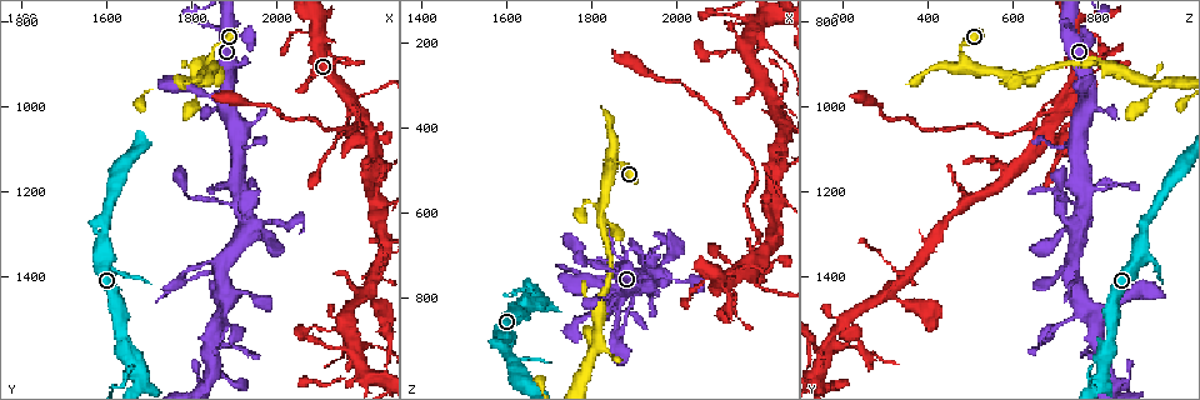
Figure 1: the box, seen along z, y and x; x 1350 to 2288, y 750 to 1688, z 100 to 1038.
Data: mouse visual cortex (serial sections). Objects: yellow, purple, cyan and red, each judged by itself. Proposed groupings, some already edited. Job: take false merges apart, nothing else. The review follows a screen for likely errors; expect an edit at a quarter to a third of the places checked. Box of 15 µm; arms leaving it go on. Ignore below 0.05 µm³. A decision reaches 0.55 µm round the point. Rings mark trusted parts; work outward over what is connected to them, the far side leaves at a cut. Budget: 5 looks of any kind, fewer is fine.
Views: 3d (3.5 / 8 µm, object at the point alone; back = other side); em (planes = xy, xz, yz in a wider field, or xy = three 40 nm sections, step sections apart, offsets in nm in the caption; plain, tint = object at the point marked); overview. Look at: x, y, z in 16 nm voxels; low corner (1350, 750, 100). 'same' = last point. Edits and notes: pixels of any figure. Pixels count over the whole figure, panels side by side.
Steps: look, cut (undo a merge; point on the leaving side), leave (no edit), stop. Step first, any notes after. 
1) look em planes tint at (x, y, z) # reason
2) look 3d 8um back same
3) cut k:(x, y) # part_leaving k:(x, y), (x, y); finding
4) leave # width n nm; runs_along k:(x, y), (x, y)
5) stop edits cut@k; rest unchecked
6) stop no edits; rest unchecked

look 3d 3.5um back at (1825, 930, 615) # four-way junction

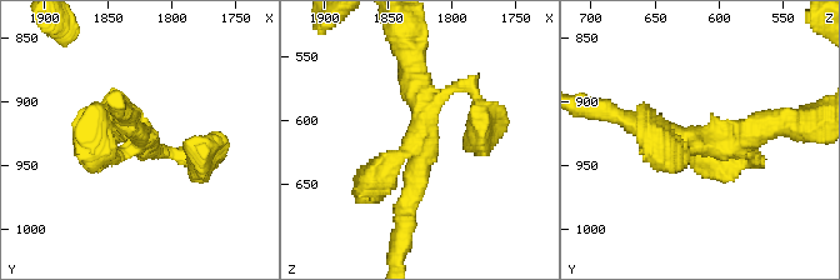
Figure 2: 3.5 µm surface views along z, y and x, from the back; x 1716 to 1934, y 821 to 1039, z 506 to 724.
look em xy step 1 tint at (1824, 930, 618) # arms 4; arm_widths 200, 250, 350, 350 nm

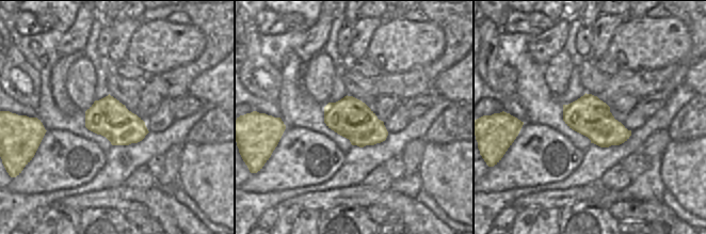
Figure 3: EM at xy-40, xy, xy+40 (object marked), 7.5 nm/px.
look em xy step 5 tint same

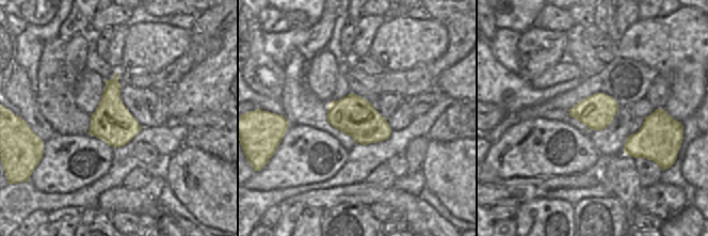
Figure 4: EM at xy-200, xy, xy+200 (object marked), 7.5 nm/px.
leave # width 300 nm; runs_along 2:(411, 68), (423, 154), (404, 215); one cell here

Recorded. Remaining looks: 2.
look 3d 3.5um at (2175, 990, 690) # two arms in line, one across

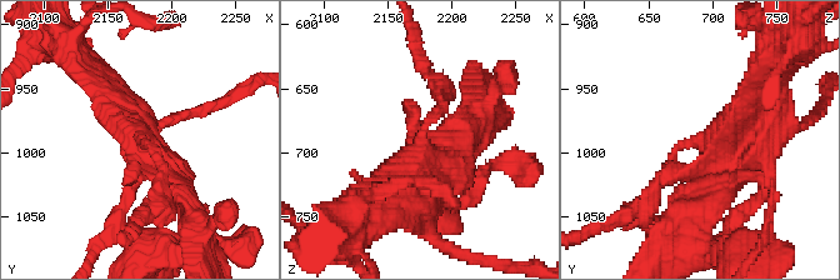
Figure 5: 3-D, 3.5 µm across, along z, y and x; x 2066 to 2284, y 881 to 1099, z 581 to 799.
look em planes tint at (2178, 990, 690)

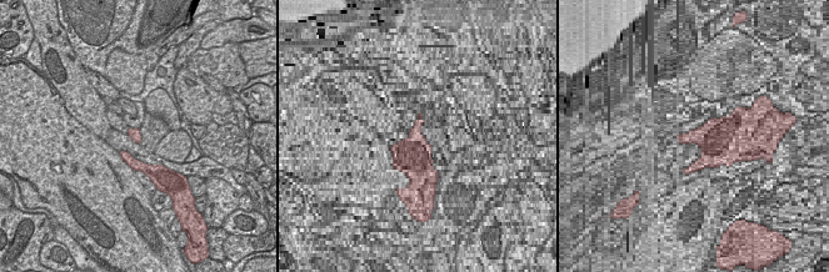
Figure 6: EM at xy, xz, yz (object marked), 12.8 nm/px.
cut 5:(438, 90) # a second cell is stuck on

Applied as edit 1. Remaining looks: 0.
stop edits cut@5; rest unchecked

